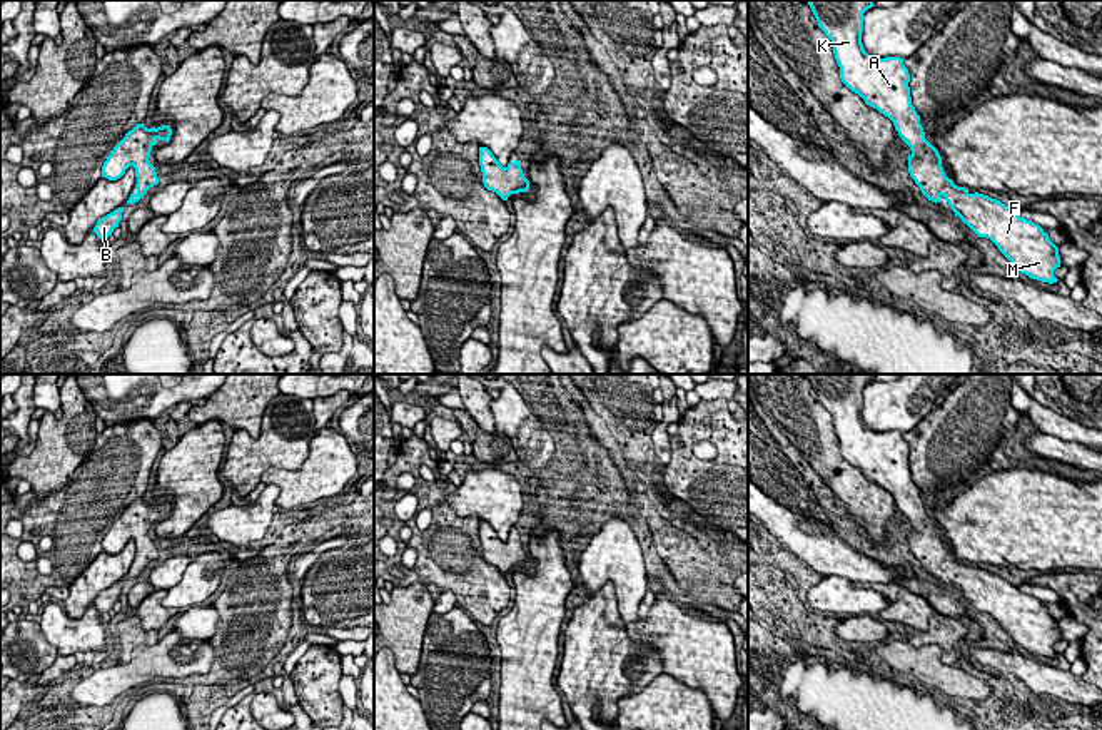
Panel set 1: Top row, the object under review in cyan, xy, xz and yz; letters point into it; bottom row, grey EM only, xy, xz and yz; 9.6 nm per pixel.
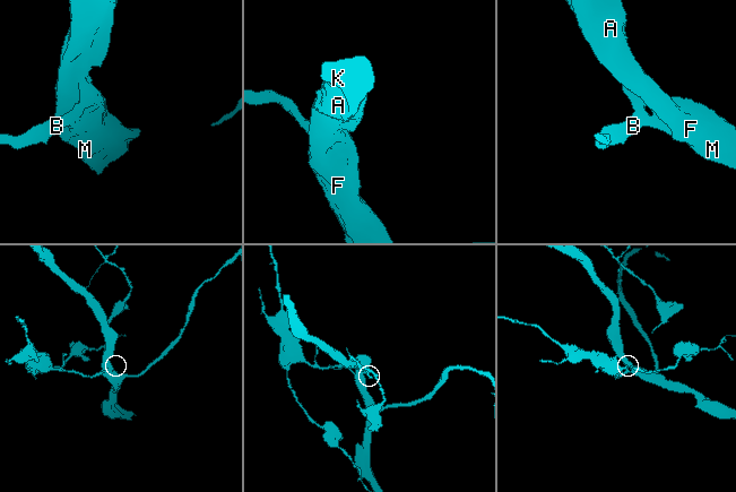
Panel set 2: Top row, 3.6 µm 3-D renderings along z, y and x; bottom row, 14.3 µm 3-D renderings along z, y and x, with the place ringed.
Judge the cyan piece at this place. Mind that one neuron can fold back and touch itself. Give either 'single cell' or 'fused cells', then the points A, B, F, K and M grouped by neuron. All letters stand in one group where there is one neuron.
single cell; A B F K M

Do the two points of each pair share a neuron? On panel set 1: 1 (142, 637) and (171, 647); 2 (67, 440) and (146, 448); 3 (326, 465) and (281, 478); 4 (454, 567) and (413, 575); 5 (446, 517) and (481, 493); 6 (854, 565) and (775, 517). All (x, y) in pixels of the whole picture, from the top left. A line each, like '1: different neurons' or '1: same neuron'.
1: different neurons
2: different neurons
3: same neuron
4: same neuron
5: different neurons
6: same neuron

